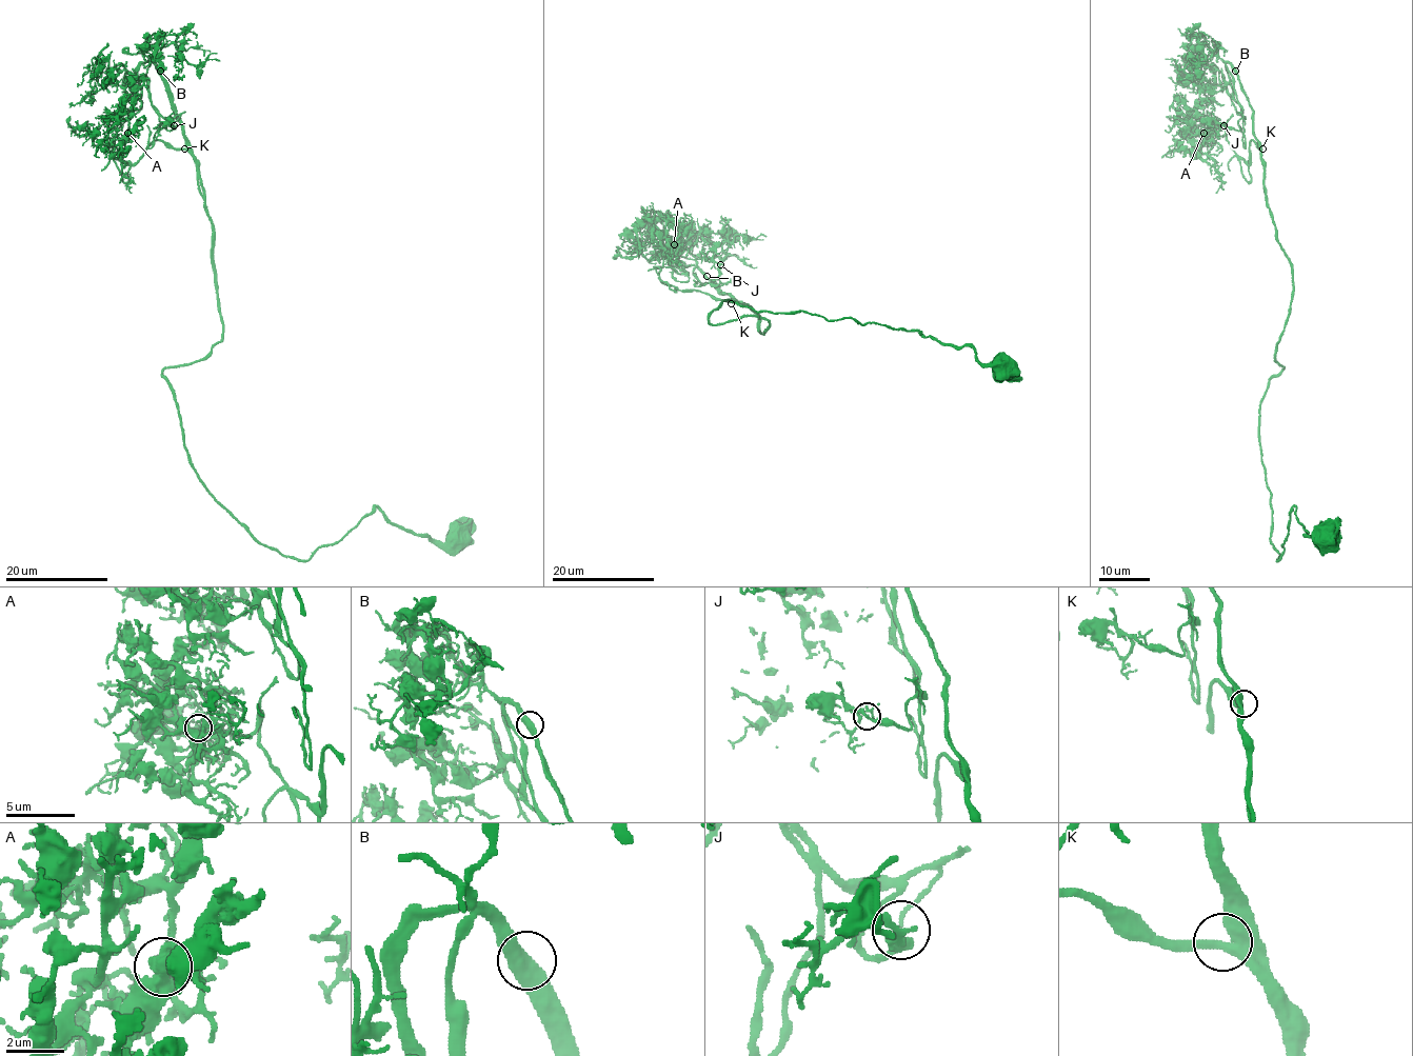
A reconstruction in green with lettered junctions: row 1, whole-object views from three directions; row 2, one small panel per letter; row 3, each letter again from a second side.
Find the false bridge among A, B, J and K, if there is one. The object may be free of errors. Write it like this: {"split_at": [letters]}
{"split_at": []}

